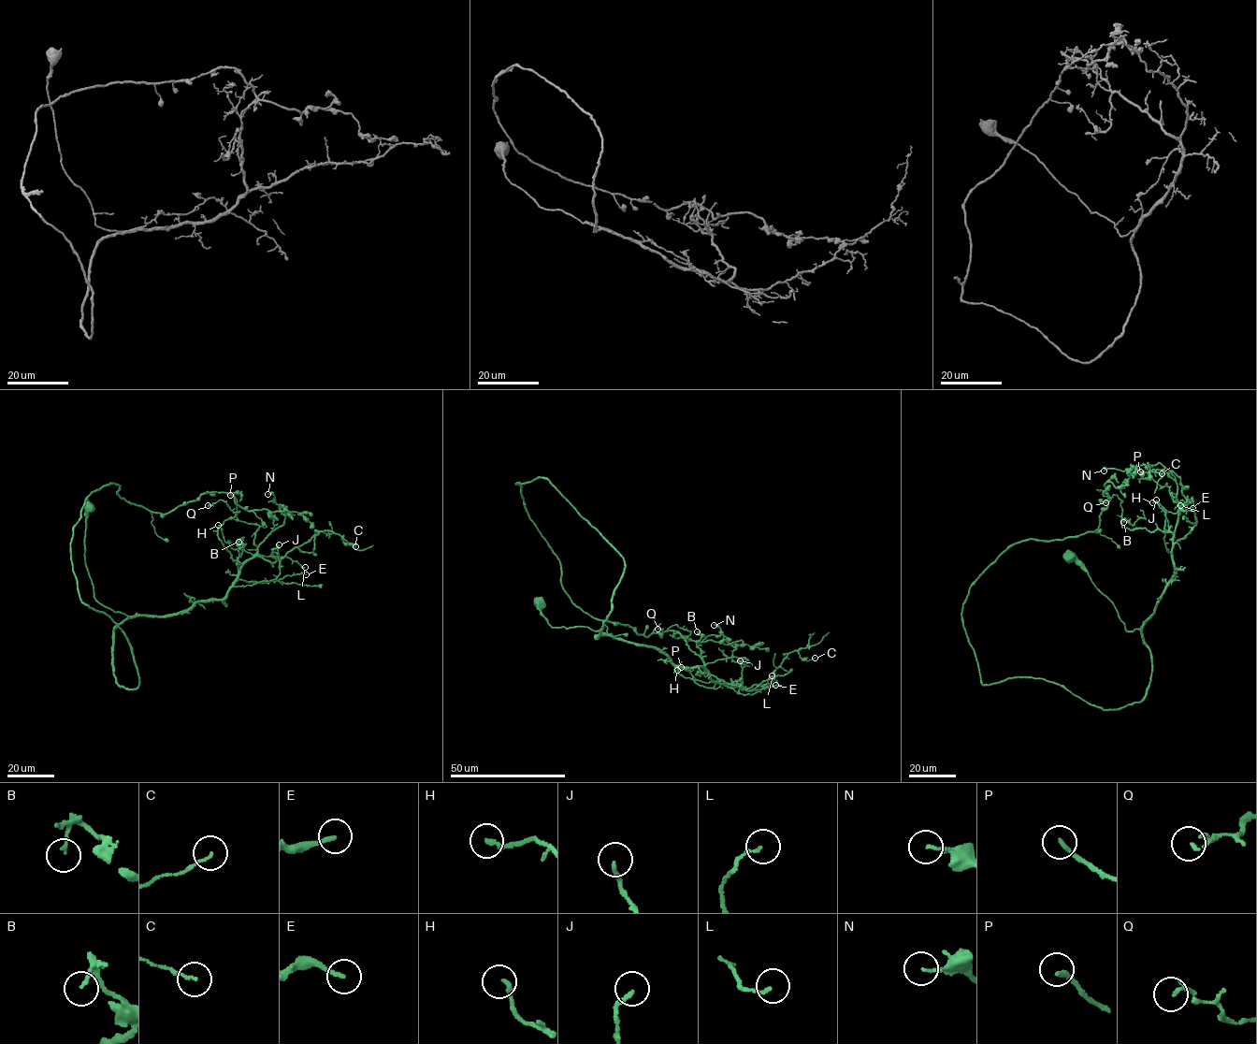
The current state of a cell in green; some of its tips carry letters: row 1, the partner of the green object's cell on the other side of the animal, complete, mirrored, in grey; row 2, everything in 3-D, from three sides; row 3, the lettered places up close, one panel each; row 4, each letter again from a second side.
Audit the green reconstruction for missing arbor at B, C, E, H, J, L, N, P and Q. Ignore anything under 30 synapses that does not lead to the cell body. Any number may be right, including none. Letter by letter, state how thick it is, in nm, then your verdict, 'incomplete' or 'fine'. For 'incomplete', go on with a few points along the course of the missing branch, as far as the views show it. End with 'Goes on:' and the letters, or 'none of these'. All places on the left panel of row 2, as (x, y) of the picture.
B: 150 nm thick; fine
C: 110 nm thick; fine
E: 170 nm thick; fine
H: 220 nm thick; fine
J: 180 nm thick; fine
L: 130 nm thick; fine
N: 140 nm thick; fine
P: 200 nm thick; fine
Q: 80 nm thick; fine
Goes on: none of these

